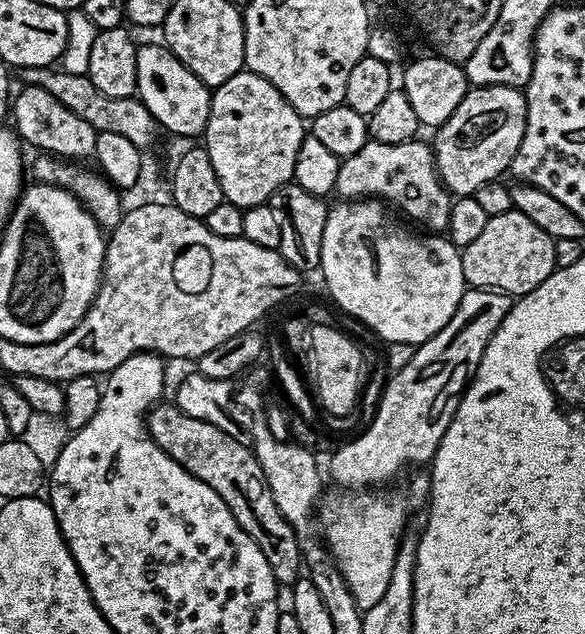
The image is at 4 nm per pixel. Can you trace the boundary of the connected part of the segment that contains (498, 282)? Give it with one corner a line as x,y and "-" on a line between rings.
515,210
489,216
482,235
461,251
462,270
467,283
474,288
490,288
506,292
513,298
525,296
555,272
556,241
546,230
540,229
526,214

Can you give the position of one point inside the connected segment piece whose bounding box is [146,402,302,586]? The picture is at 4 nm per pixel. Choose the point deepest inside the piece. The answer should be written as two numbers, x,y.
230,467

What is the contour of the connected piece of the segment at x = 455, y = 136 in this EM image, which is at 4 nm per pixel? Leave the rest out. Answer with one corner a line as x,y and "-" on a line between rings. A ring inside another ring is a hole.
510,86
469,87
467,96
458,102
458,110
454,110
454,114
450,114
450,118
446,118
446,122
435,129
436,140
431,141
440,180
456,198
471,196
478,186
486,186
486,182
491,180
500,180
503,172
511,169
514,154
518,154
518,146
522,146
522,134
526,134
526,98
521,89

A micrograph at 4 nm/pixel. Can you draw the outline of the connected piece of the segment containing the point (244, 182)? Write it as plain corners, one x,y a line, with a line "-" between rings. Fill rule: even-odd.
241,70
222,82
212,92
202,144
210,154
210,162
214,162
225,201
243,209
269,203
272,195
292,180
298,146
302,146
305,135
305,117
299,116
266,78

